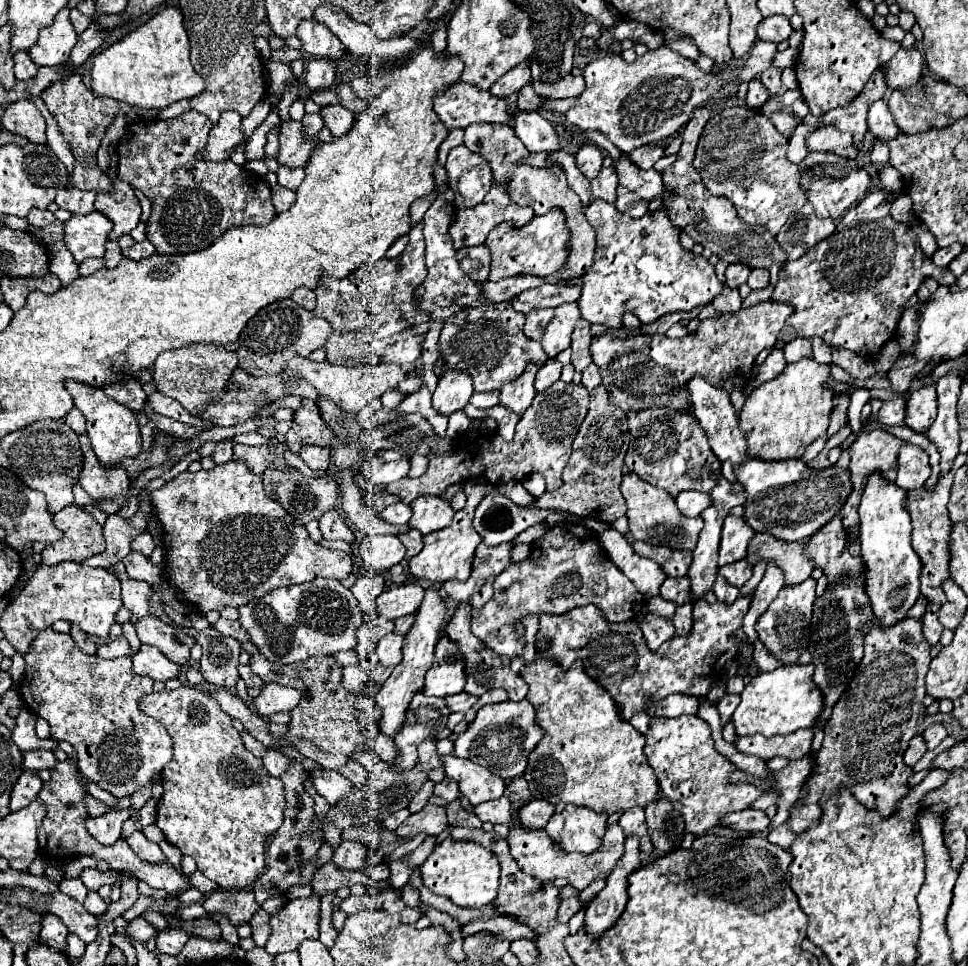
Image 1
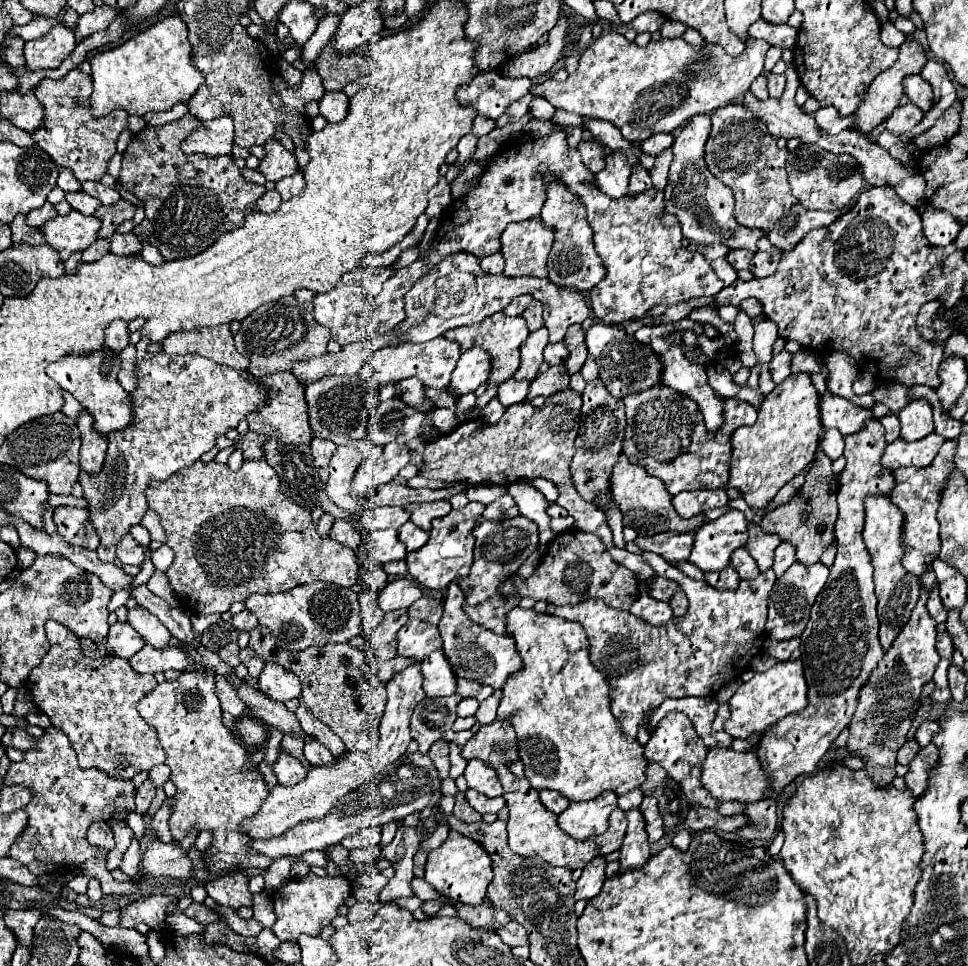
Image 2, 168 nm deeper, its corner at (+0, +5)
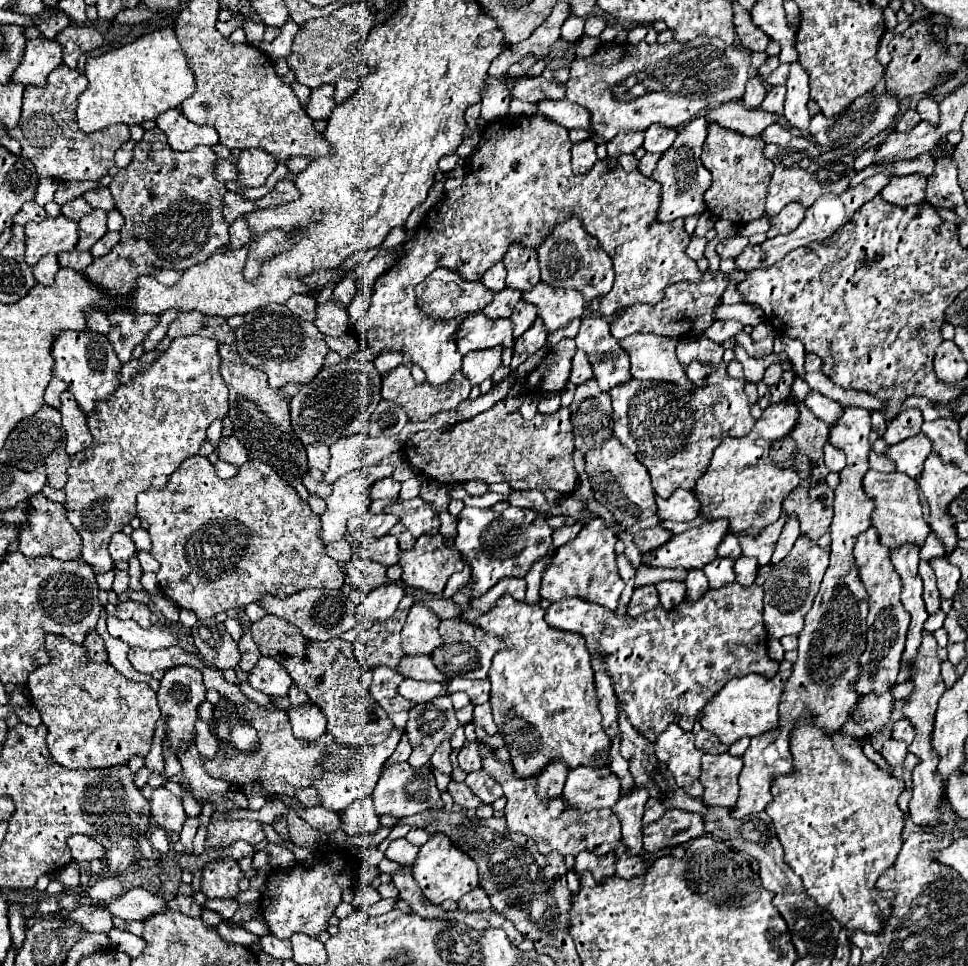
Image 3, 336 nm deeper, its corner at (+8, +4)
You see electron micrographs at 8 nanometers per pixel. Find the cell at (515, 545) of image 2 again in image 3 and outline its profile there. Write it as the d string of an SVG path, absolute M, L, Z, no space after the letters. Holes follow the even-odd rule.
M509 506L503 512L493 512L491 508L463 508L457 532L457 550L461 550L473 566L473 596L479 598L505 576L525 578L529 568L549 554L555 528L533 510Z

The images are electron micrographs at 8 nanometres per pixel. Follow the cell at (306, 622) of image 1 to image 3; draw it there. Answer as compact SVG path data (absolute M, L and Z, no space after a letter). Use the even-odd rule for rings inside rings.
M307 588L307 590L301 590L301 592L287 596L283 600L275 598L275 596L265 596L259 600L259 604L269 614L275 614L279 618L293 622L303 632L303 636L309 640L331 640L331 638L337 638L341 632L345 632L357 624L355 604L341 590Z

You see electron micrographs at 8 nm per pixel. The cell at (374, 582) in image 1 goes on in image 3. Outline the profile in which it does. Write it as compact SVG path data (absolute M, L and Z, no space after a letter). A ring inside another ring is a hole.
M357 558L351 560L347 566L347 578L349 584L361 592L369 592L375 590L377 586L387 582L387 568L377 564L377 562L365 562L365 558Z

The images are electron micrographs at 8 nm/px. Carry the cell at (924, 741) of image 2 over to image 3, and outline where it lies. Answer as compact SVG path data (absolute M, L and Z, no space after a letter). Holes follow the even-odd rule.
M901 718L893 724L893 738L895 740L903 740L903 742L911 744L913 736L915 736L915 728L911 726L911 722L907 718Z

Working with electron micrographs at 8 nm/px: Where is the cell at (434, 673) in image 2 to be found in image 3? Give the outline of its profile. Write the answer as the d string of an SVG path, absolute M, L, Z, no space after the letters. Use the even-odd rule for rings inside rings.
M405 678L405 680L399 684L397 692L399 692L403 698L411 700L413 704L419 704L419 702L429 702L429 700L433 700L435 696L443 694L443 686L441 686L439 682L419 682L419 680Z

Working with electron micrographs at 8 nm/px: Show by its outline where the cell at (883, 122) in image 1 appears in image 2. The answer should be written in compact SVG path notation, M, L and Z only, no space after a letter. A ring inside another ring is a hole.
M907 103L905 107L899 105L899 107L885 119L885 129L887 129L889 133L903 135L903 133L909 133L921 119L923 119L923 111L917 109L915 105L911 105L911 103Z

